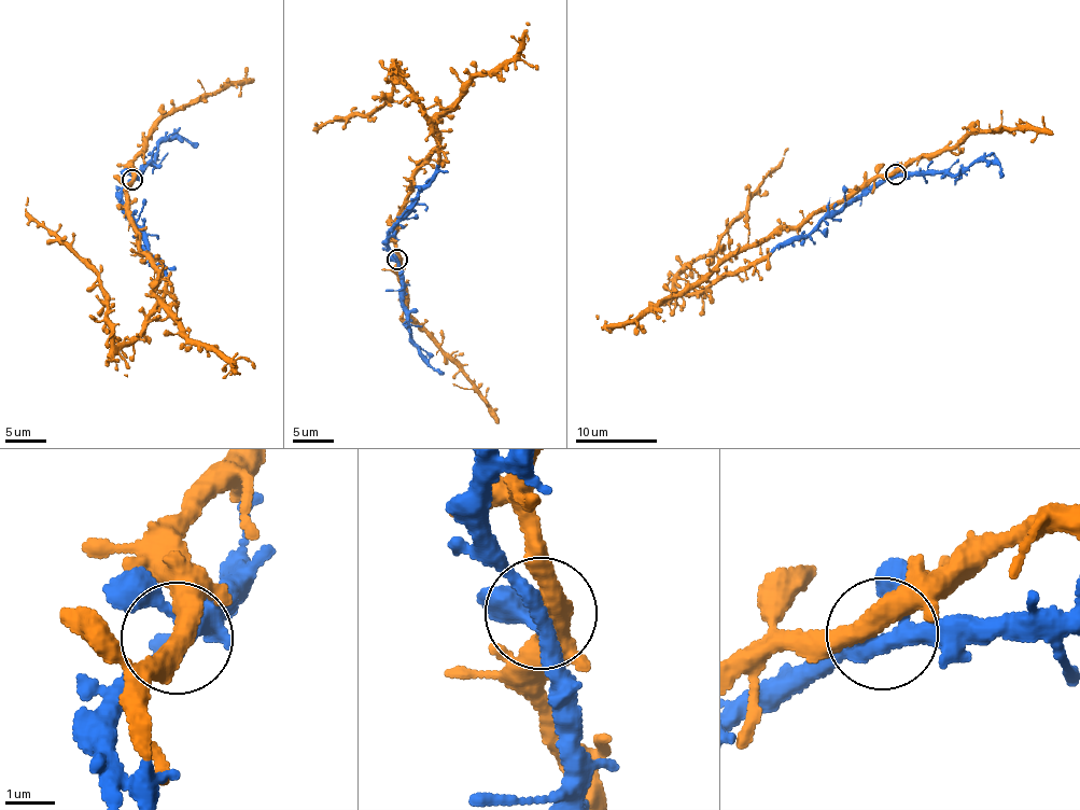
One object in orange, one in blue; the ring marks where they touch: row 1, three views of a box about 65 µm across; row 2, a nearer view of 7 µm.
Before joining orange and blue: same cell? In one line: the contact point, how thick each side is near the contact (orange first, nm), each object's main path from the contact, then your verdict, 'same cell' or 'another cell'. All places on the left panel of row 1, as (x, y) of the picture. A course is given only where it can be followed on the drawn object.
place (132, 180); calibres 440 and 280 nm; course orange (132, 179), (124, 206), (159, 275), (158, 305), (130, 343), (117, 345), (104, 290), (32, 221), (29, 198); course blue (132, 179), (122, 190), (120, 198), (167, 277); same cell

